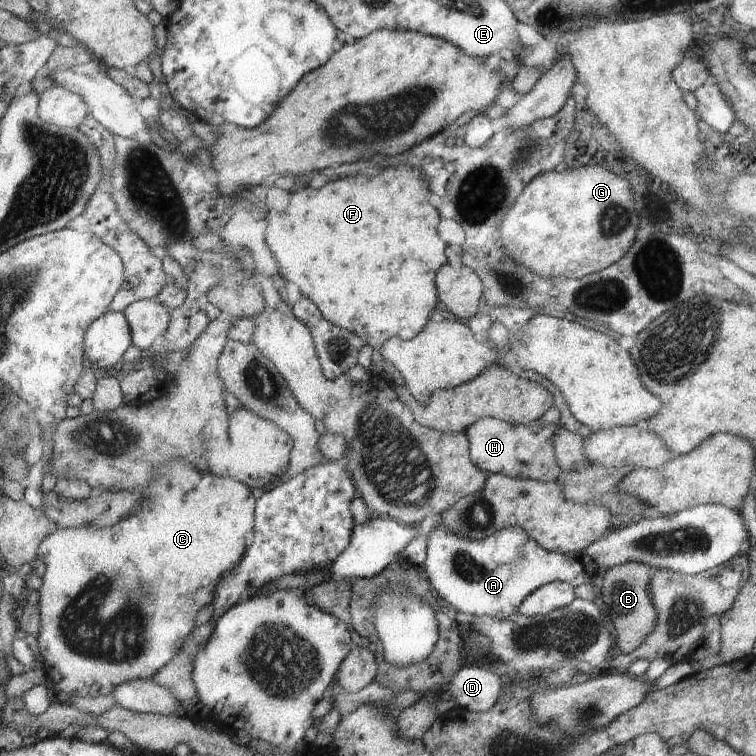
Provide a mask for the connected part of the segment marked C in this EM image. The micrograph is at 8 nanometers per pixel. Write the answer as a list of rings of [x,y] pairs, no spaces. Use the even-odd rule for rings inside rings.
[[[174,460],[166,466],[166,470],[160,470],[160,474],[158,474],[158,478],[154,478],[154,486],[150,486],[150,490],[152,490],[150,494],[148,494],[148,490],[141,492],[143,497],[148,498],[148,502],[138,510],[138,514],[130,514],[130,518],[124,518],[116,526],[100,528],[88,525],[82,528],[59,528],[54,536],[49,536],[42,542],[40,558],[47,564],[47,573],[43,577],[43,585],[39,589],[42,632],[40,632],[38,640],[40,640],[40,650],[45,658],[44,666],[48,676],[56,682],[56,686],[51,690],[54,701],[62,703],[70,696],[86,698],[89,696],[90,690],[94,690],[94,684],[100,684],[103,695],[110,695],[118,690],[118,686],[125,685],[126,682],[154,679],[157,672],[164,669],[181,652],[183,645],[197,627],[198,614],[206,606],[213,604],[214,598],[217,598],[218,584],[228,574],[237,570],[247,555],[247,549],[257,525],[257,499],[248,484],[233,477],[202,472],[188,460]]]

